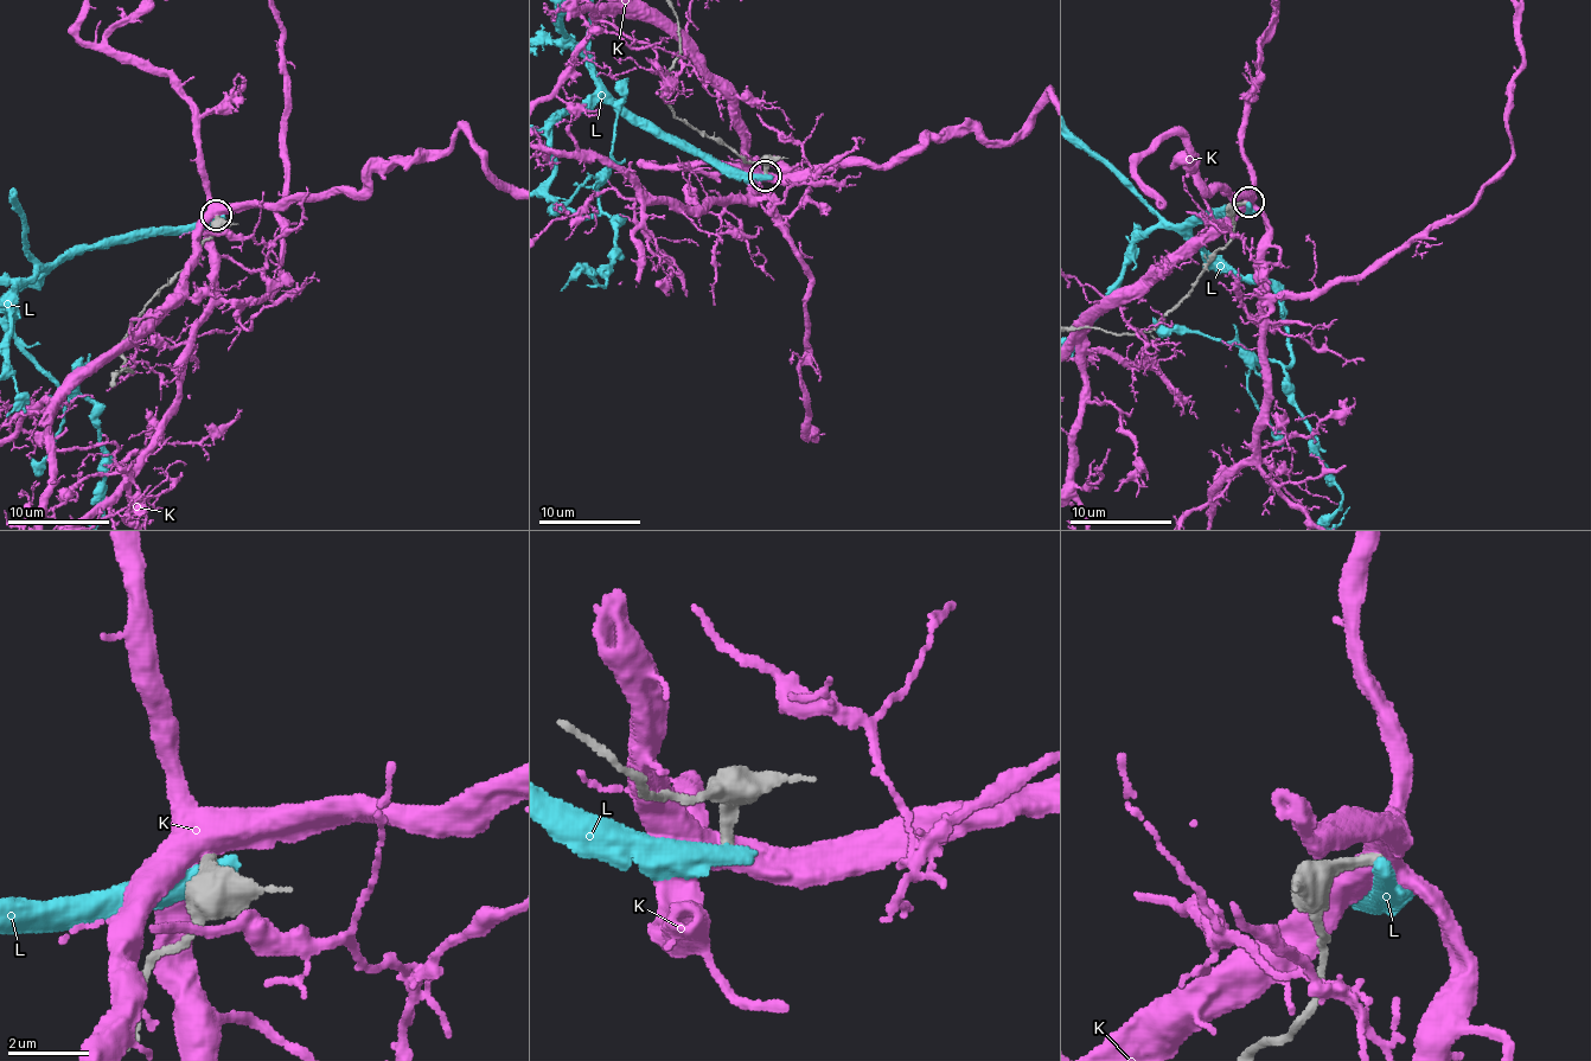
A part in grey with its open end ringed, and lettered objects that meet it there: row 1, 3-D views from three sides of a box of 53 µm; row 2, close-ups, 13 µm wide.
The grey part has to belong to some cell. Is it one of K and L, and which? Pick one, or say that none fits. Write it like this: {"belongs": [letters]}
{"belongs": []}

